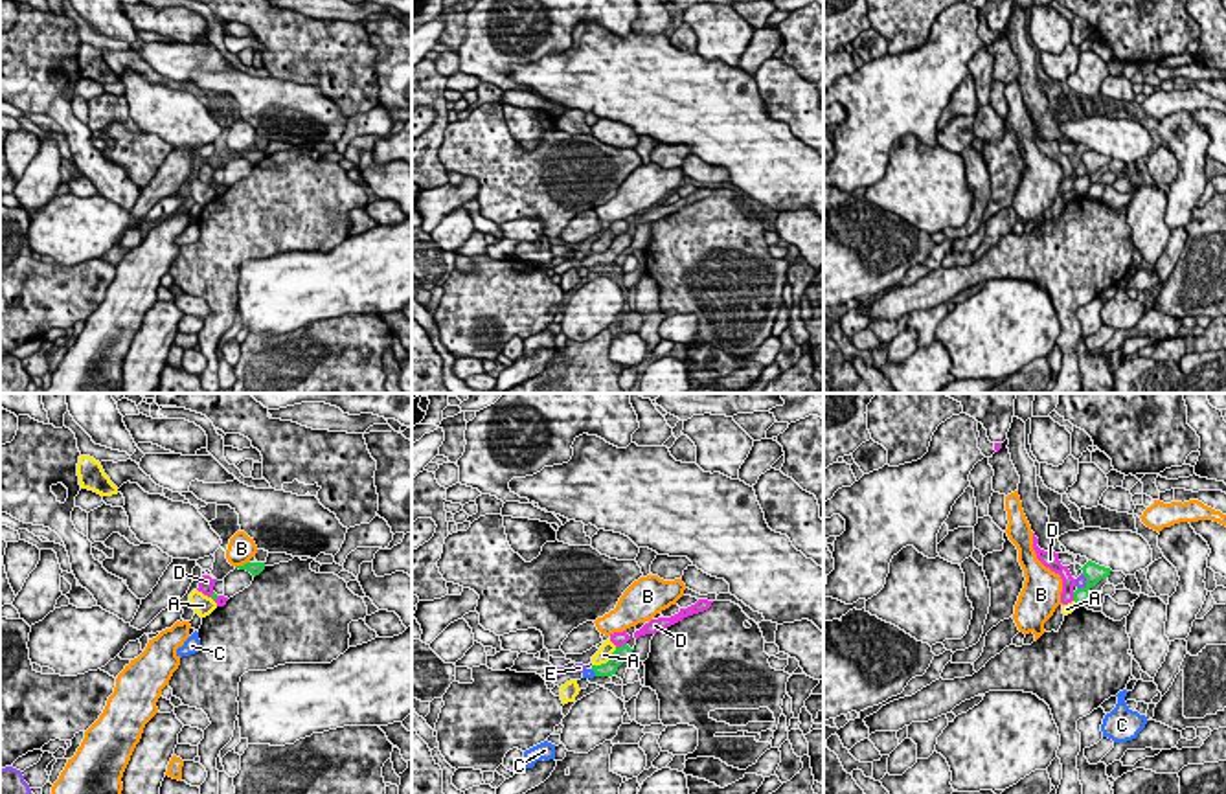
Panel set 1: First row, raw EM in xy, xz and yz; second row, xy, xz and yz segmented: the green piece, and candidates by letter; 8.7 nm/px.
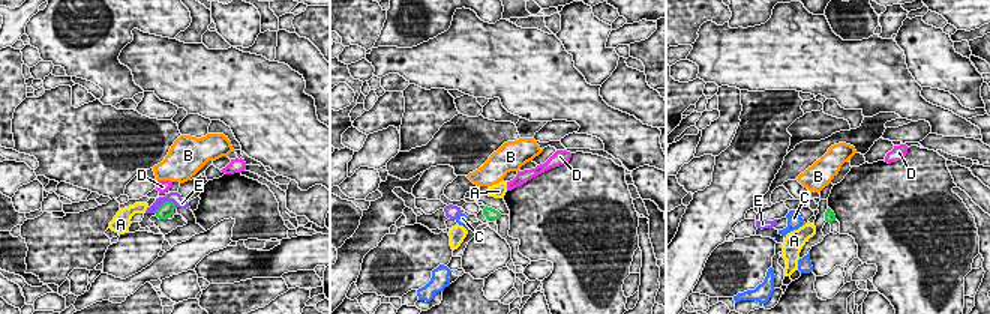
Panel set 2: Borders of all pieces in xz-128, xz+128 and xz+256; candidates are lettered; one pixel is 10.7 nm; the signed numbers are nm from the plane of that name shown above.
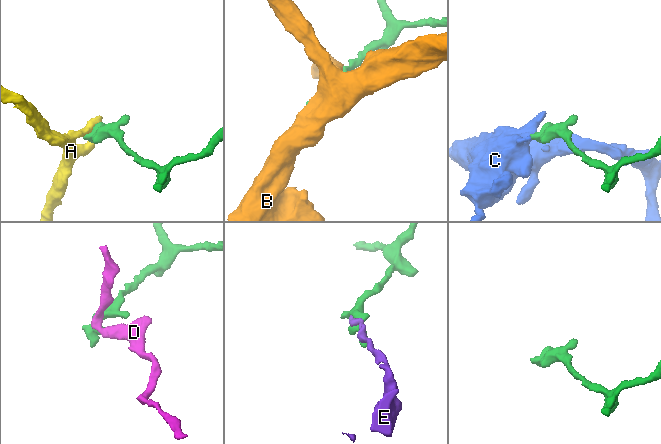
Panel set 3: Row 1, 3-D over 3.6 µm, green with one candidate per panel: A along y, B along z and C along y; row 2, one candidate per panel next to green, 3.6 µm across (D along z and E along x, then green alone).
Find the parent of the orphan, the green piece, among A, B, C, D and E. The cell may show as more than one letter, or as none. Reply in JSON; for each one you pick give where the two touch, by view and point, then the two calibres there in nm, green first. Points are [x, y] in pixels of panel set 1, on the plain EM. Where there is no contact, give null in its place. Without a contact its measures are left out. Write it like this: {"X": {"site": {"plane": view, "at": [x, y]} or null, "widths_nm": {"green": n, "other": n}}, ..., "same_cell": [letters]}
{"C": {"site": {"plane": "xz", "at": [594, 260]}, "widths_nm": {"green": 130, "other": 90}}, "same_cell": ["C"]}

